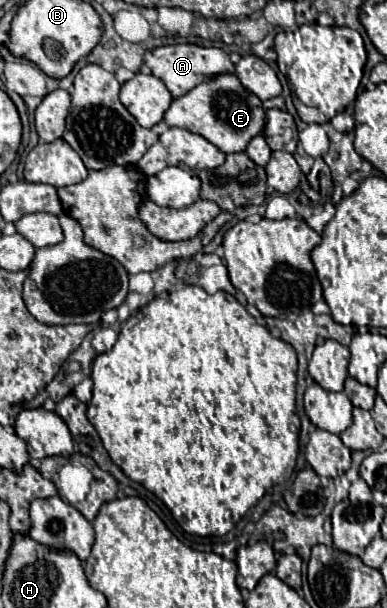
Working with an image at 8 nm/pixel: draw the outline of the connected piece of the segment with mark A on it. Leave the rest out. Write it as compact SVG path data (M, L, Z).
M170 44L170 46L158 46L152 50L146 50L144 64L150 68L150 72L160 78L172 96L182 96L200 82L216 76L216 74L232 74L234 64L230 62L228 52L222 48L204 48L196 44Z

